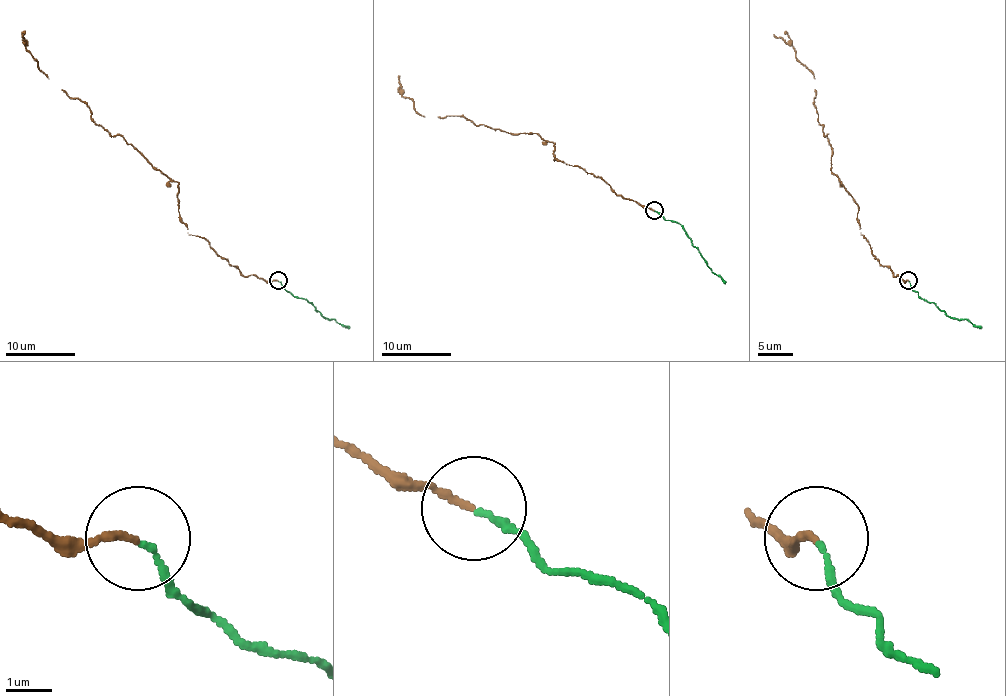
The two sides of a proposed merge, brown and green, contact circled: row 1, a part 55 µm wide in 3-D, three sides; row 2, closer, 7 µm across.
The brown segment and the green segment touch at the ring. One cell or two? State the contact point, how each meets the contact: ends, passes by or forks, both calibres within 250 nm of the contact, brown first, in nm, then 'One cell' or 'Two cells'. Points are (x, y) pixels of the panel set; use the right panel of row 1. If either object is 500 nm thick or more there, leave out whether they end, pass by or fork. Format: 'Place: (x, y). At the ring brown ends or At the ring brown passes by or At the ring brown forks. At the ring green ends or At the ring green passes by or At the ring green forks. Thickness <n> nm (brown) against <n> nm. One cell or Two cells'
Place: (908, 280). At the ring brown ends. At the ring green ends. Thickness 140 nm (brown) against 120 nm. One cell

